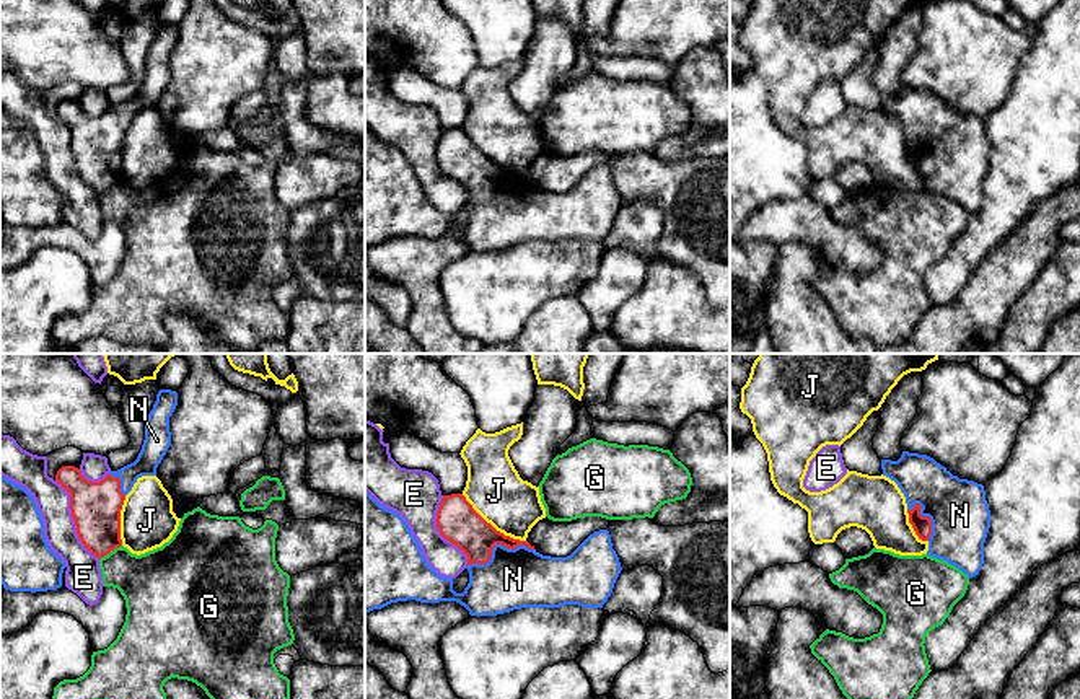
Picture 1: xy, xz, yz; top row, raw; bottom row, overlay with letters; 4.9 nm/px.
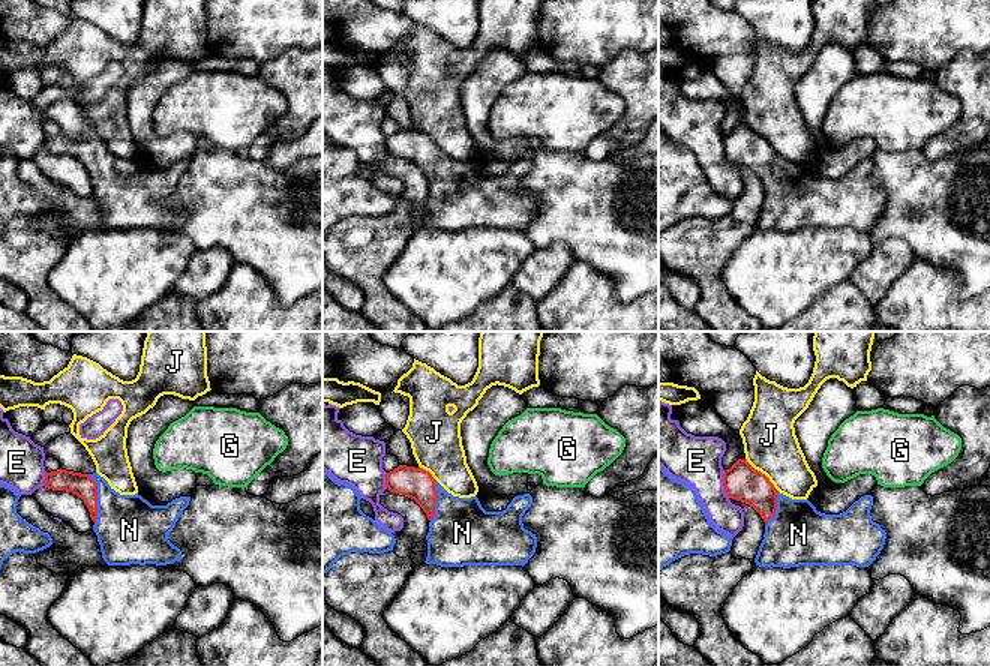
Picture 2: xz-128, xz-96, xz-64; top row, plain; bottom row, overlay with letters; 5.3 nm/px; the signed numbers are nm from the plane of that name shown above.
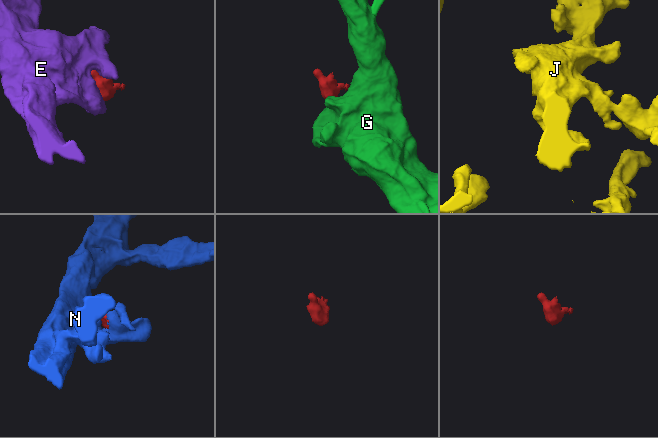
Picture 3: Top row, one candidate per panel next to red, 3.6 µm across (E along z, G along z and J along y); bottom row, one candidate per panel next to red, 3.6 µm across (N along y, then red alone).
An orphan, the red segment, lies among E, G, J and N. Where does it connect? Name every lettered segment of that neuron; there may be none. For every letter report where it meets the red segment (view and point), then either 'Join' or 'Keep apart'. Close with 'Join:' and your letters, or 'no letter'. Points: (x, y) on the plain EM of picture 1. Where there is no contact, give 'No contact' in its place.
E: Touches red at xy (74, 155). Keep apart
G: Touches red at xy (109, 186). Keep apart
J: Touches red at xz (491, 160). Keep apart
N: Touches red at xz (496, 178). Join
Join: N

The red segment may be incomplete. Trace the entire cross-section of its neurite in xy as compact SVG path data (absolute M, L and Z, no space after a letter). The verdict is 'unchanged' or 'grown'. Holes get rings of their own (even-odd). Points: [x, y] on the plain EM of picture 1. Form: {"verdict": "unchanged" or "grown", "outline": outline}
{"verdict": "grown", "outline": "M160 24L145 59L145 75L137 95L111 106L99 117L81 111L75 101L62 101L55 116L70 129L70 147L83 181L98 194L122 181L121 145L125 130L142 111L156 111L171 80L169 52L178 41L178 28Z"}

